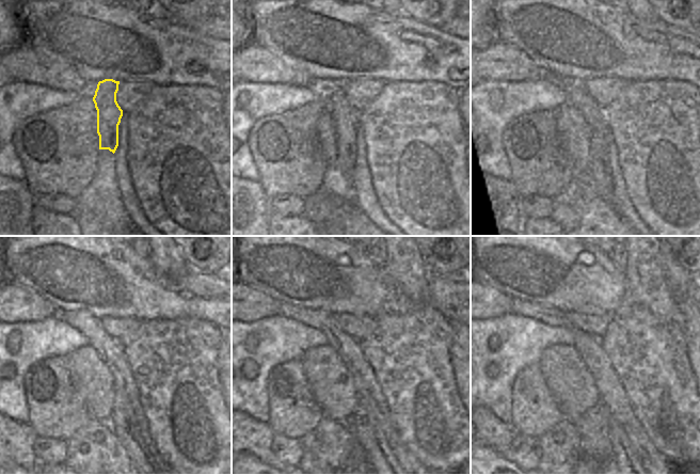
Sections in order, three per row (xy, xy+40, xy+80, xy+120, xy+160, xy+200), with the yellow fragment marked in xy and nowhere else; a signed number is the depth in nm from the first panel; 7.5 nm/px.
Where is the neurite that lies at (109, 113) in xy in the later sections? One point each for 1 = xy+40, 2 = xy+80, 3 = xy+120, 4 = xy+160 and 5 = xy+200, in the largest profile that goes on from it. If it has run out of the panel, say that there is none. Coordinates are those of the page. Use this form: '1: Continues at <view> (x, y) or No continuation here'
1: Continues at xy+40 (346, 117)
2: Continues at xy+80 (599, 167)
3: Continues at xy+120 (123, 423)
4: Continues at xy+160 (362, 423)
5: Continues at xy+200 (624, 453)

